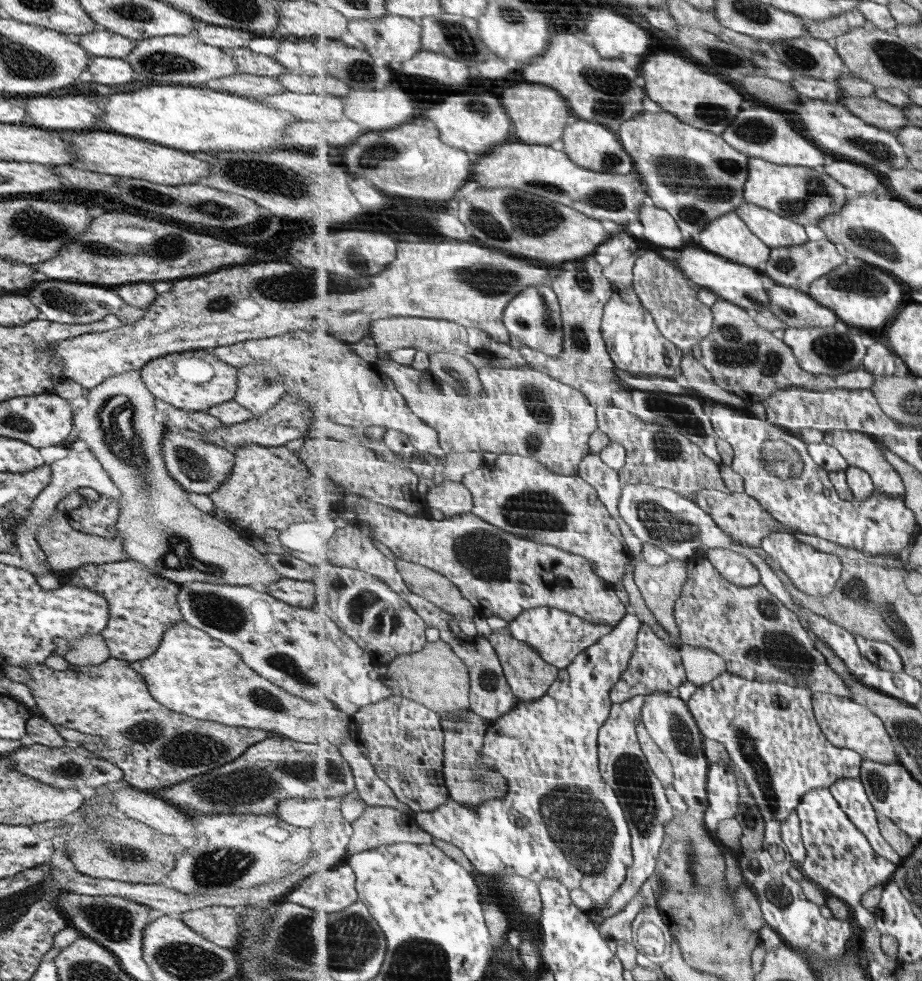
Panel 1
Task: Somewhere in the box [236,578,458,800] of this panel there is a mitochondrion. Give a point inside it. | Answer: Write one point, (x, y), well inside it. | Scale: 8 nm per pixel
(285, 662)

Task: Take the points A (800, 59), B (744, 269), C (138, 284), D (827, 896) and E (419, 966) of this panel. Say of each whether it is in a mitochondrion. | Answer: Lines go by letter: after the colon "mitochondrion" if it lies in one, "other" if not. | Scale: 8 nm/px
A: mitochondrion
B: other
C: other
D: other
E: mitochondrion

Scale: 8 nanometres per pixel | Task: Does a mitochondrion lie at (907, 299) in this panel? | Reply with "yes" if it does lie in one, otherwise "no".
no

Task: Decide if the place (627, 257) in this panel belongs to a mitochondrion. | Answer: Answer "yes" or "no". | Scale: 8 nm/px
no

